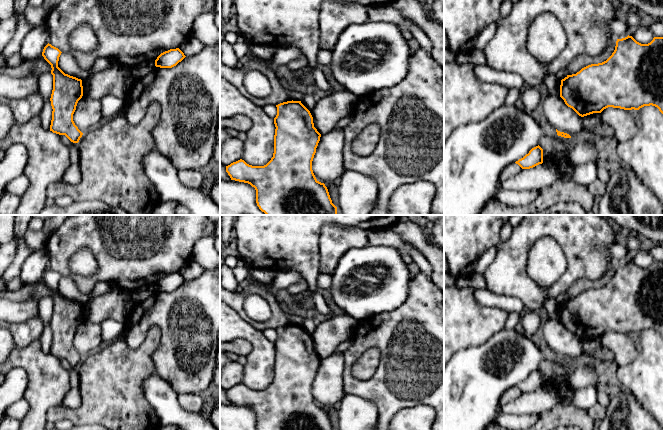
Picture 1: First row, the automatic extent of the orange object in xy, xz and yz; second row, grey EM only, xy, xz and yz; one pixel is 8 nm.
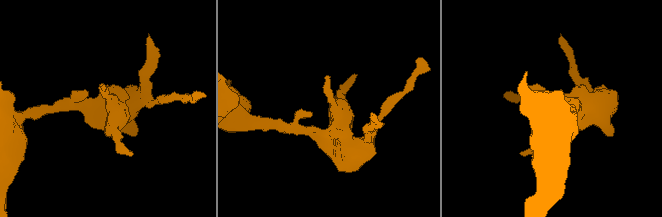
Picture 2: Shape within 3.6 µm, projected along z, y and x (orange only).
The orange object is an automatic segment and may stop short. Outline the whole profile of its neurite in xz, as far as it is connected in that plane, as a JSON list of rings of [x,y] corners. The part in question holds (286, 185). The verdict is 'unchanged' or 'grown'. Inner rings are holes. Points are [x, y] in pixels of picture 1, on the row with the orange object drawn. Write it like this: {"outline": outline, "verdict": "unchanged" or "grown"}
{"outline": [[[287,101],[276,105],[277,115],[274,118],[274,153],[264,166],[252,166],[240,159],[226,166],[231,180],[250,184],[256,190],[256,203],[266,215],[337,215],[337,207],[332,203],[327,187],[319,182],[312,170],[312,161],[321,134],[314,127],[310,111],[301,101]]], "verdict": "unchanged"}

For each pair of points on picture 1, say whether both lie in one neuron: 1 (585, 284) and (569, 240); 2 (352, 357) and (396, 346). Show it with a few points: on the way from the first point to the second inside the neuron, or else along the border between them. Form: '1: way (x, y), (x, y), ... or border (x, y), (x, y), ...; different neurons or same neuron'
1: border (605, 270), (597, 279), (578, 279), (565, 292); different neurons
2: way (362, 346), (366, 342), (385, 342); same neuron

